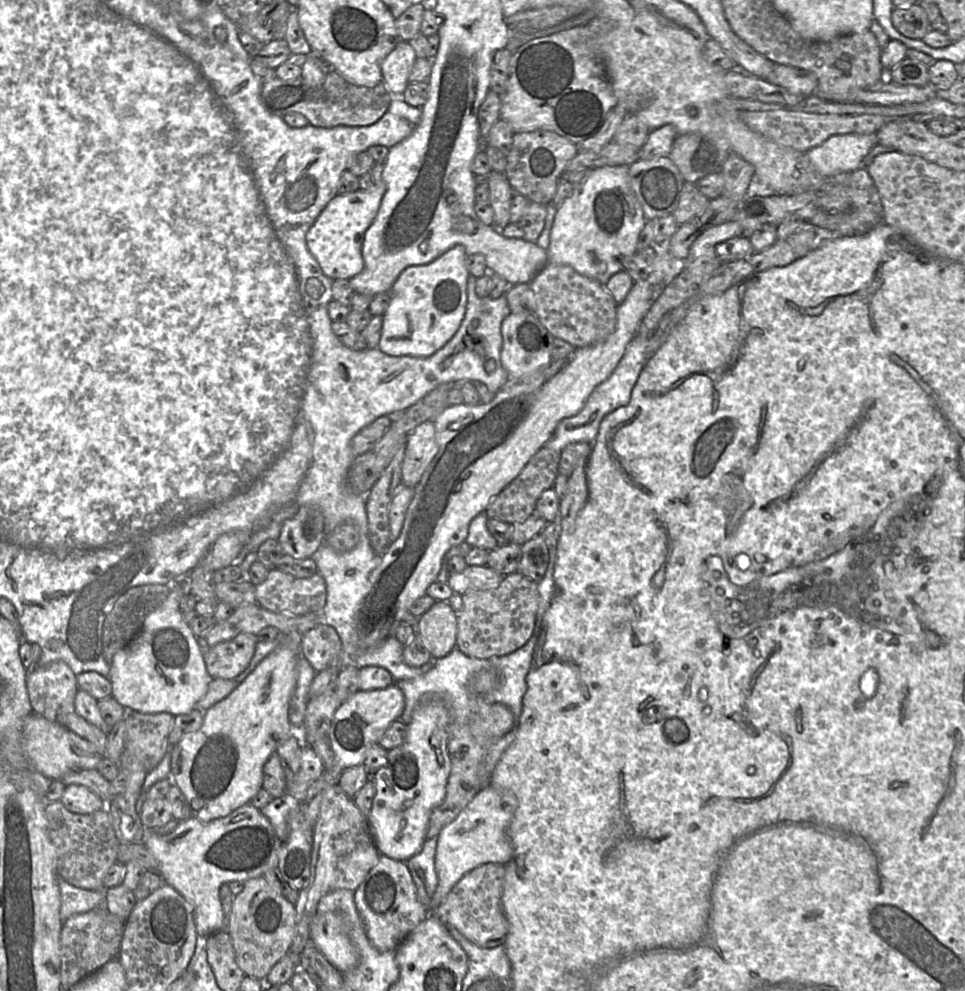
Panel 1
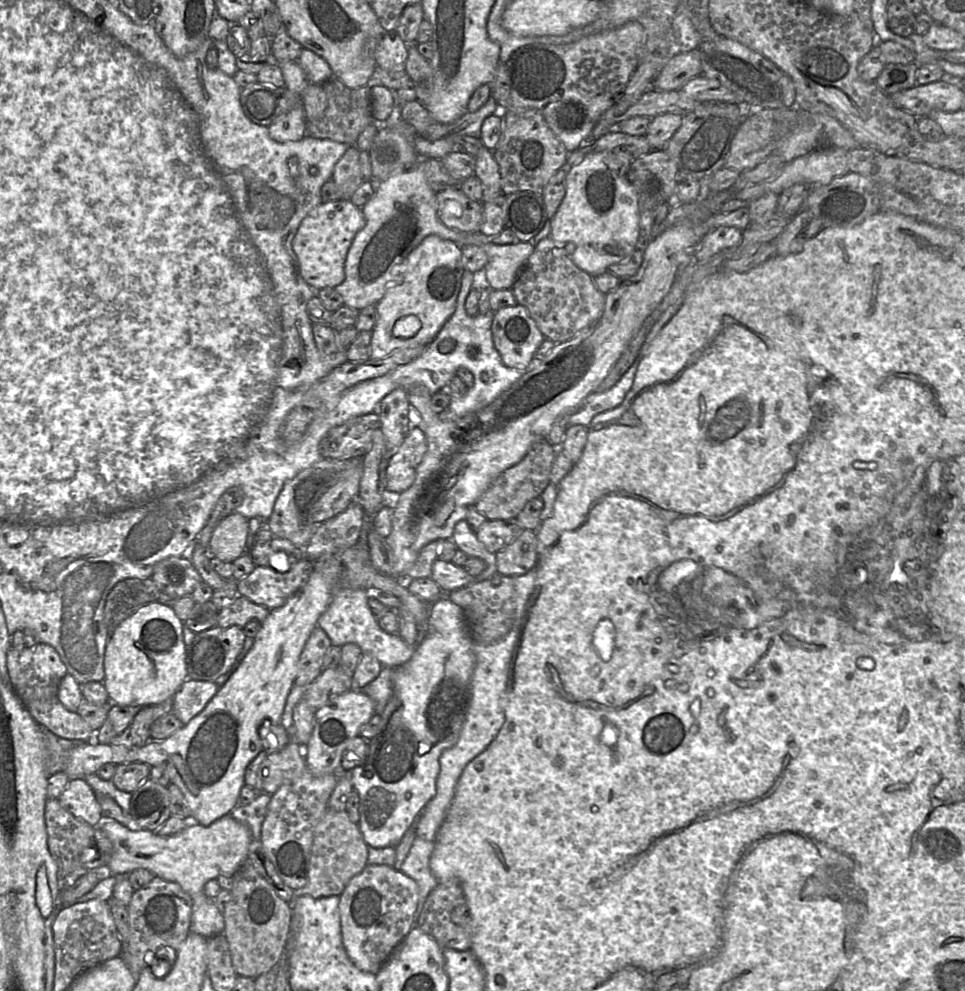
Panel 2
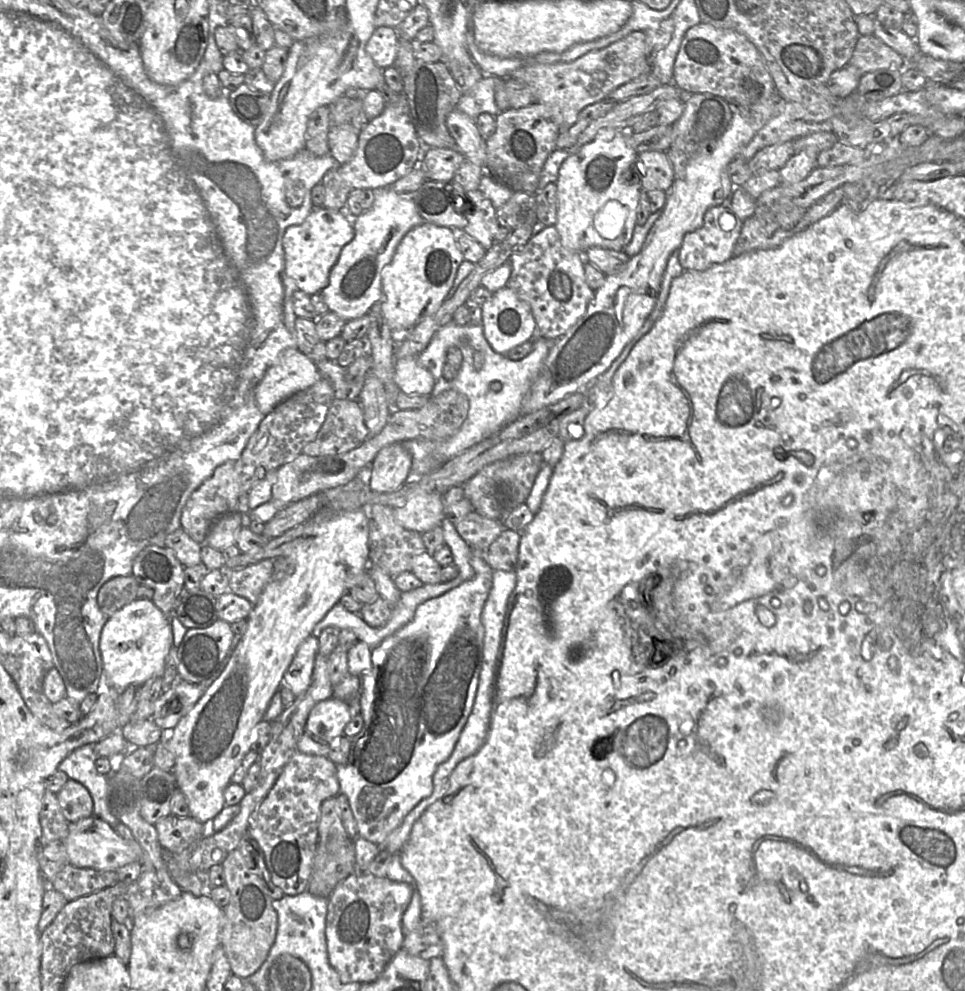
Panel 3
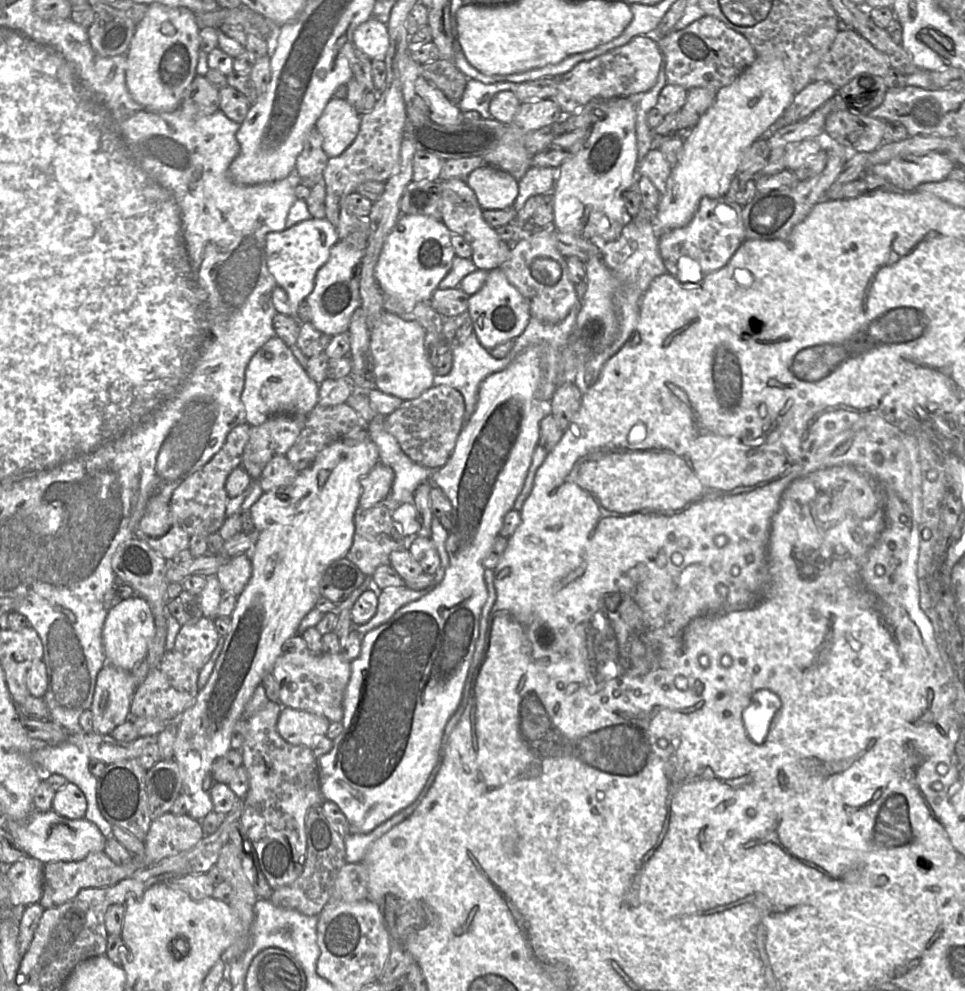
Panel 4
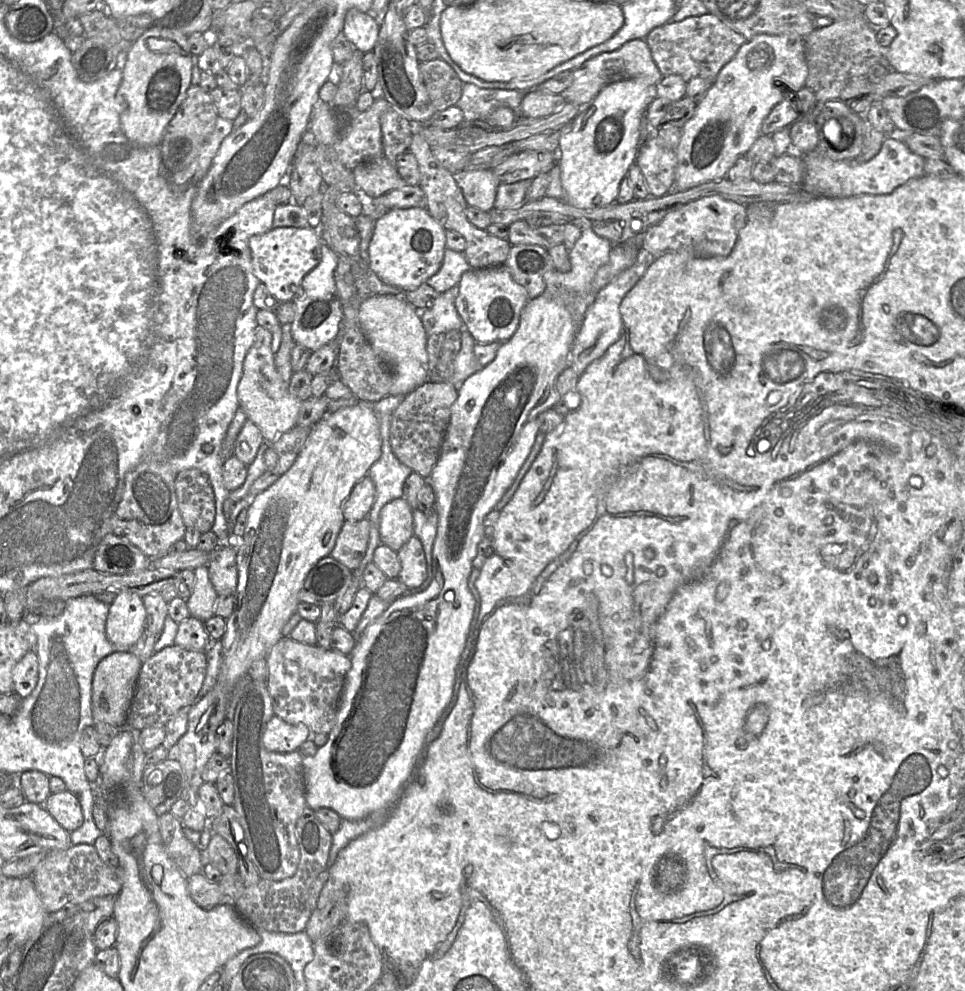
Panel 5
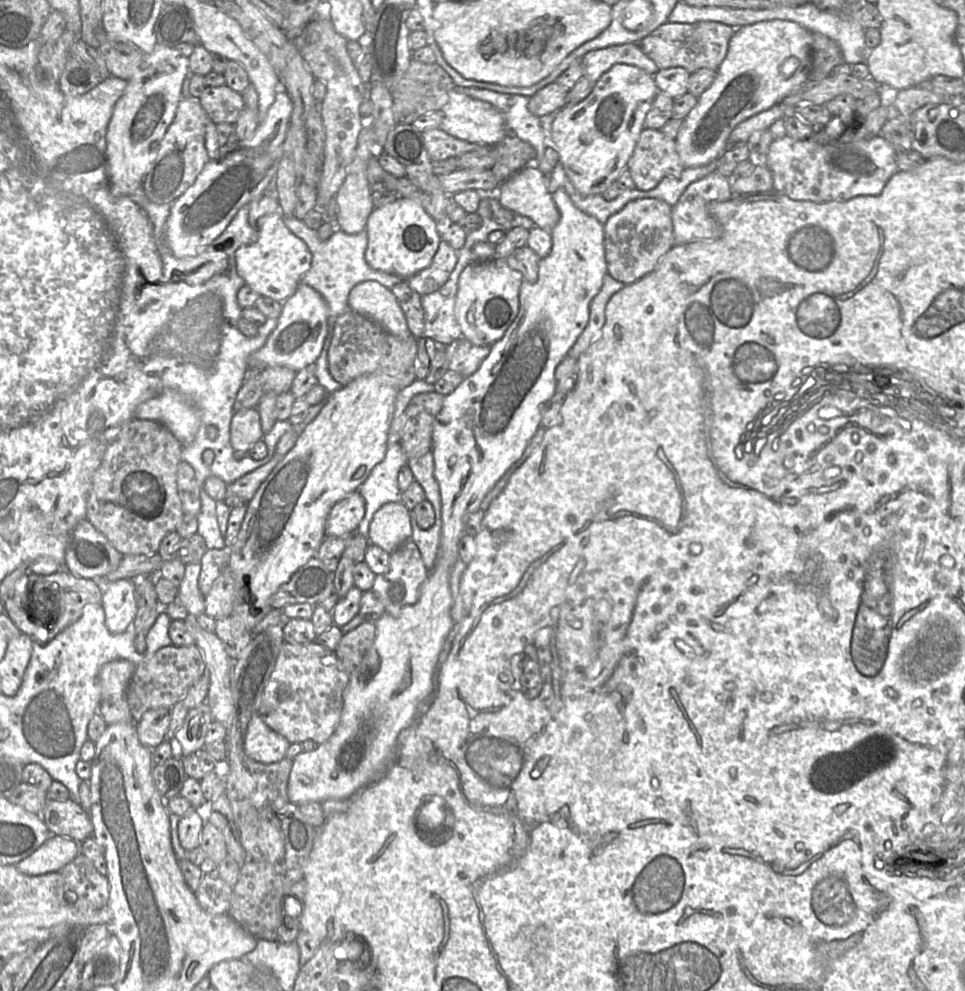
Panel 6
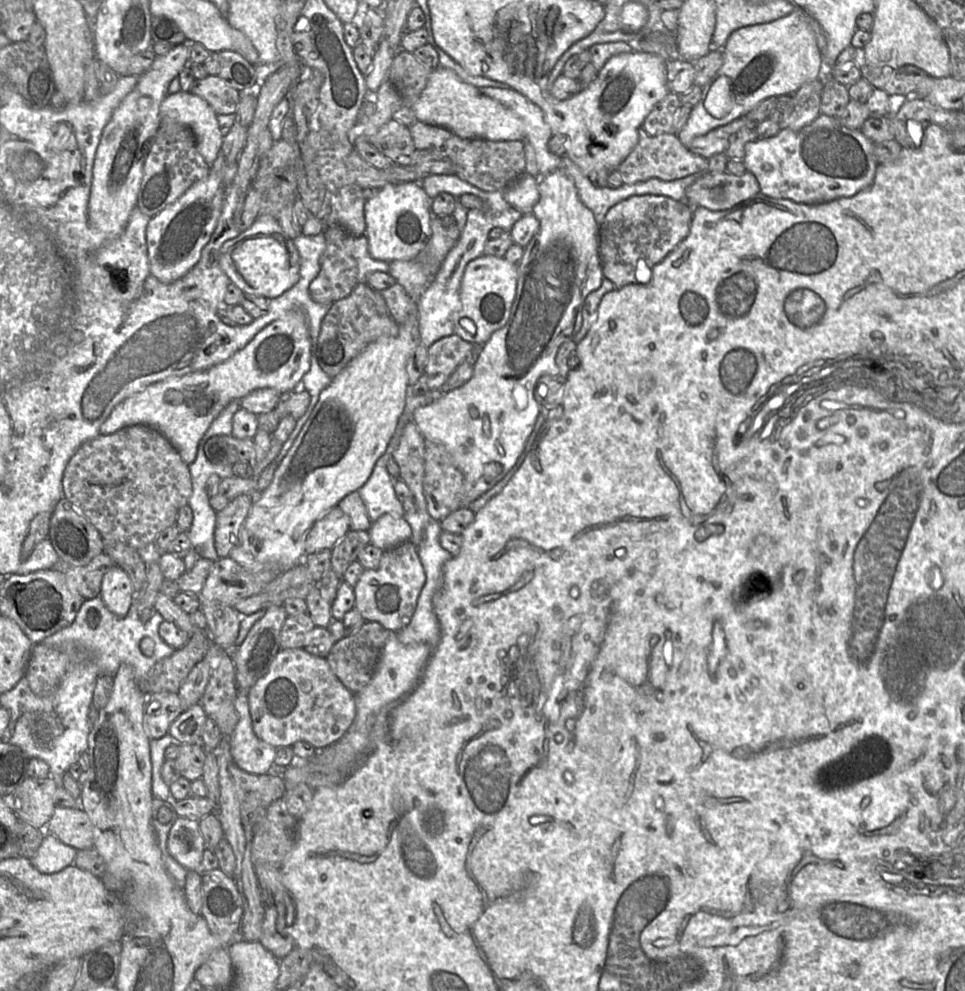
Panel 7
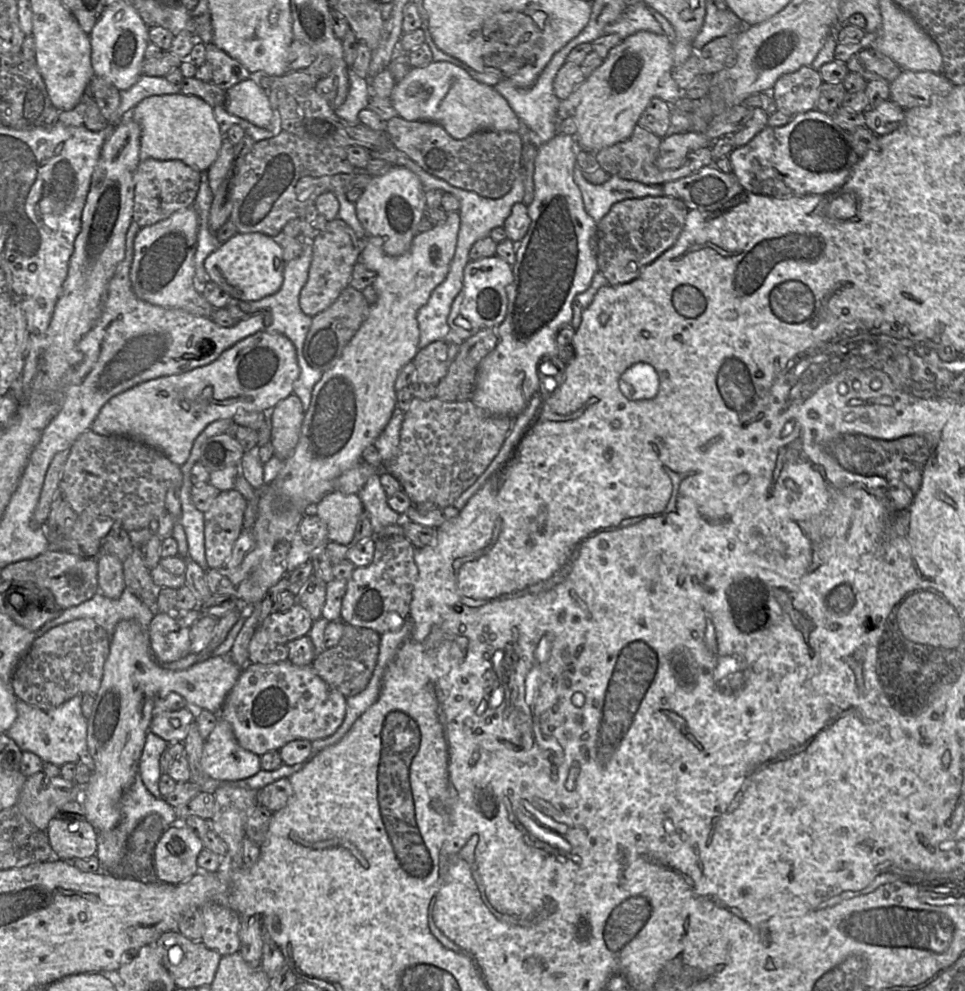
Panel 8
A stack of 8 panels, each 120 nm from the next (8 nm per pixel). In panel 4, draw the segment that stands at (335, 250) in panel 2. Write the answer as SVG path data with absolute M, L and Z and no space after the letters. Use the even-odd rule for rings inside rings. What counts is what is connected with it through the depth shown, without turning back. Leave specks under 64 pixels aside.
M311 217L266 237L267 267L278 286L283 288L291 305L291 316L297 318L297 307L309 296L317 271L329 260L331 248L340 241L333 224L326 218Z

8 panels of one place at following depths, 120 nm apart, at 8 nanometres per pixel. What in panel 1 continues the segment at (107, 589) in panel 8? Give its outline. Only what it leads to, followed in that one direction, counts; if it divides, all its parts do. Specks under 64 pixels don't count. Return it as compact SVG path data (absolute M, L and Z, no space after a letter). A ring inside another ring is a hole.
M190 572L167 585L170 594L166 600L145 619L138 635L131 643L118 652L110 666L109 679L112 684L112 696L127 711L145 714L166 712L173 716L192 712L196 704L207 693L212 677L209 675L198 638L182 616L179 601L184 594L190 594Z

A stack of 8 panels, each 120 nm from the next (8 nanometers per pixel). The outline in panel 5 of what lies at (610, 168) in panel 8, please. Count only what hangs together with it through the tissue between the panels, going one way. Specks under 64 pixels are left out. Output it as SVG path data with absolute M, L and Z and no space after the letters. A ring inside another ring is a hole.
M654 133L640 145L635 164L644 176L650 196L661 197L673 189L676 153L660 145Z

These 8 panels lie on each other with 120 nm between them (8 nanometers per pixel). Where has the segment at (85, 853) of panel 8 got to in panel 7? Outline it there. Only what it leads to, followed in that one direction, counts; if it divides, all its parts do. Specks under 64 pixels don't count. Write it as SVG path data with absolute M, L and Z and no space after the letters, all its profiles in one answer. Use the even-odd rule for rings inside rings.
M56 806L45 832L76 850L94 847L92 824L80 806L76 808Z

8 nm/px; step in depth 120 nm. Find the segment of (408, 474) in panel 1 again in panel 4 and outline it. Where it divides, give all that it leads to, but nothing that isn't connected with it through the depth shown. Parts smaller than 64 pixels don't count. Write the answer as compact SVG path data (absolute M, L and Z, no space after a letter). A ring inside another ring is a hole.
M378 461L361 481L362 493L359 507L368 509L387 499L392 489L394 476L395 474L391 467Z

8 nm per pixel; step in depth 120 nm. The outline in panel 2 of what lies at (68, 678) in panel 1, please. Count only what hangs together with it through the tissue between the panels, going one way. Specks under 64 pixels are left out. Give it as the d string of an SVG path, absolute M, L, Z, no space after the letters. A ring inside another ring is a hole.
M38 643L33 647L17 649L11 647L7 652L7 669L10 685L30 712L33 719L44 729L54 735L74 741L94 741L96 731L76 712L71 712L60 702L58 698L59 684L62 678L68 674L67 668L57 651L46 643Z

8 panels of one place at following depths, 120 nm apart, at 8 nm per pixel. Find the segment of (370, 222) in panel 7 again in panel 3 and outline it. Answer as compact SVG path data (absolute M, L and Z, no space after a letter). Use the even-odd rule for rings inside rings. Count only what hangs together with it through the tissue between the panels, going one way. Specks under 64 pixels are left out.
M424 222L406 233L382 273L383 299L380 310L395 344L402 341L423 317L434 314L440 308L464 260L457 245L456 231L449 227Z

